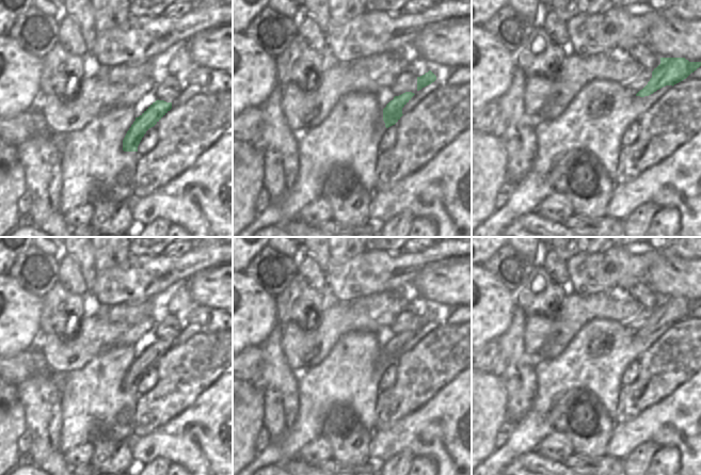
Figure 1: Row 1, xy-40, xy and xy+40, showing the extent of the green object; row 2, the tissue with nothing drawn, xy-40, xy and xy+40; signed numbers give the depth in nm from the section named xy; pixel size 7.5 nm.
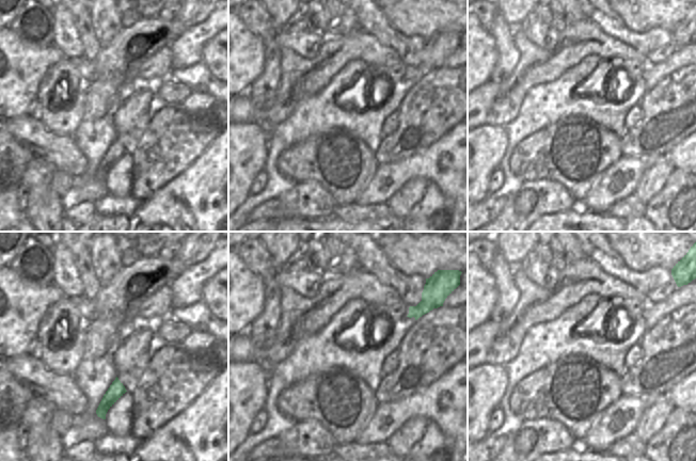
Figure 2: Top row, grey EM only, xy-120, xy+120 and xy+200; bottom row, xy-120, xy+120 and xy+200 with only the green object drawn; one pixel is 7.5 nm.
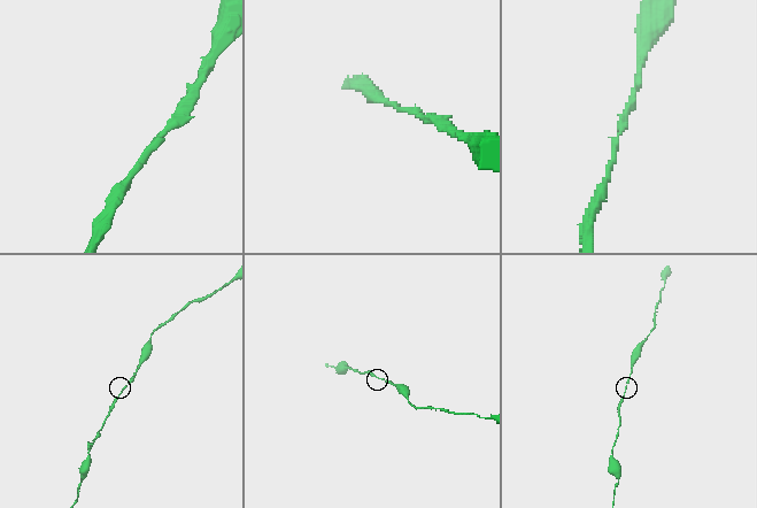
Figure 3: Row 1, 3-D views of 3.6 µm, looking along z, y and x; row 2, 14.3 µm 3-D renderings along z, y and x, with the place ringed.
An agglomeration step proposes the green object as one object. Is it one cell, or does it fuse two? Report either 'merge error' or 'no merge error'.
no merge error

